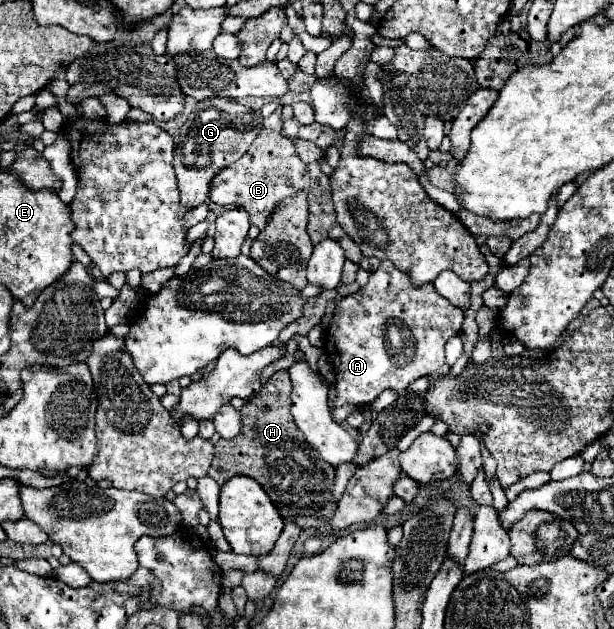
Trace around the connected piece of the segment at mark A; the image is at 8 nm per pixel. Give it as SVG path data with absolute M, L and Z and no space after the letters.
M382 260L380 268L378 268L378 270L374 270L374 272L370 274L370 280L368 280L368 284L366 284L364 288L360 288L356 294L350 294L350 296L346 296L346 298L342 298L342 300L338 302L336 312L334 312L334 318L332 318L330 326L326 328L324 352L326 352L326 356L332 360L334 370L336 370L336 402L334 402L334 404L336 404L336 406L344 406L344 404L366 406L366 404L372 404L372 402L378 398L378 394L380 394L380 392L384 392L384 390L404 392L404 390L406 390L406 386L408 386L408 384L412 384L414 380L418 380L418 378L422 378L422 376L434 376L434 374L438 374L438 372L442 370L442 366L446 364L446 362L444 362L444 344L448 342L448 338L452 338L452 336L460 334L462 322L464 322L464 312L462 312L460 308L452 306L446 298L442 298L442 296L434 290L434 284L426 284L426 286L416 288L416 286L412 286L412 284L410 284L410 278L408 278L404 272L400 272L400 270L398 270L392 262Z

